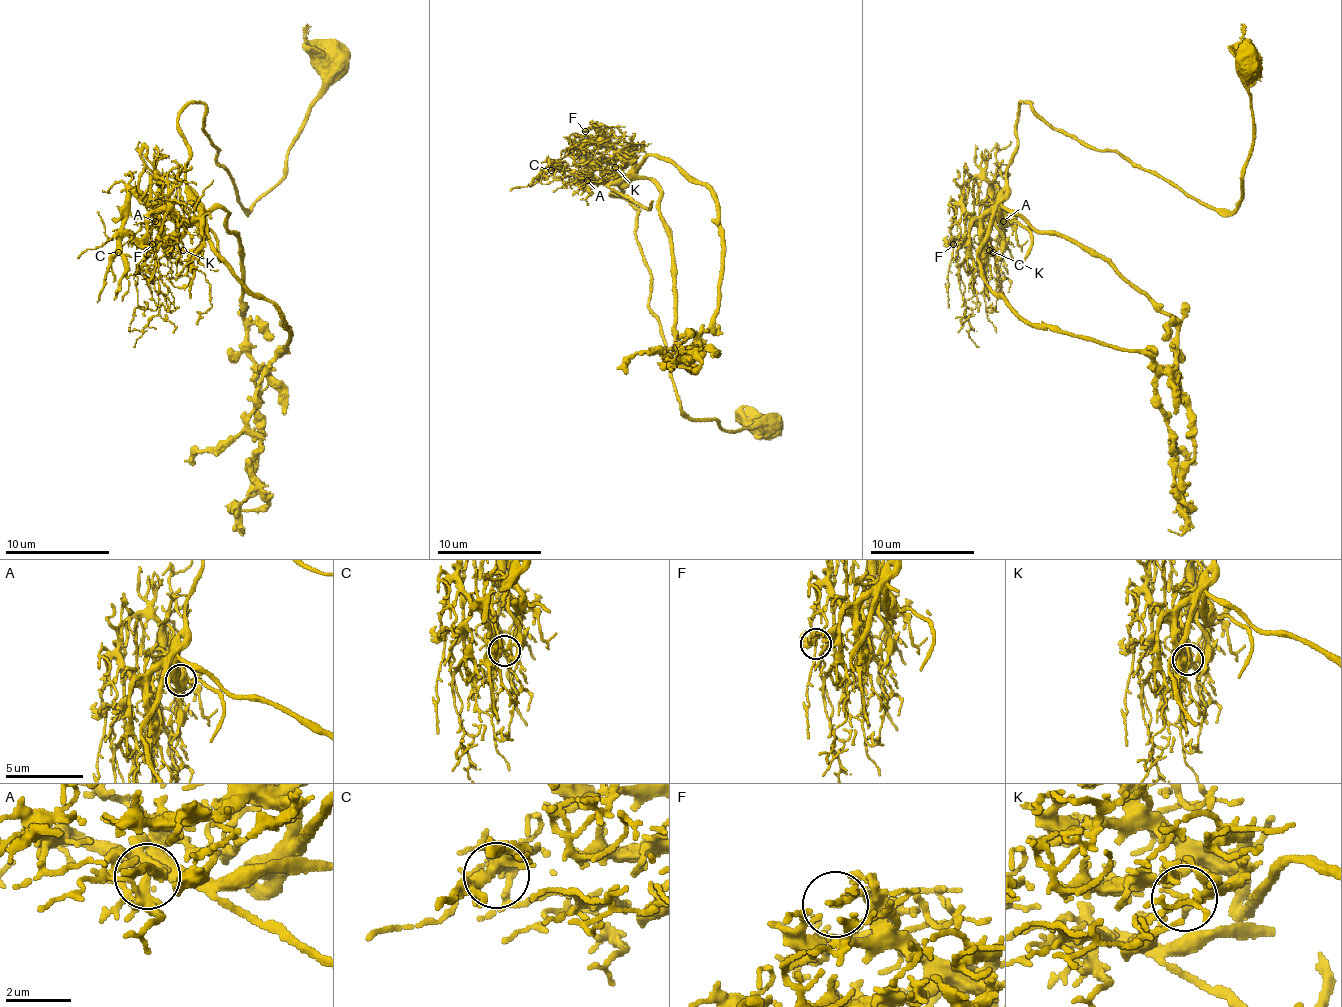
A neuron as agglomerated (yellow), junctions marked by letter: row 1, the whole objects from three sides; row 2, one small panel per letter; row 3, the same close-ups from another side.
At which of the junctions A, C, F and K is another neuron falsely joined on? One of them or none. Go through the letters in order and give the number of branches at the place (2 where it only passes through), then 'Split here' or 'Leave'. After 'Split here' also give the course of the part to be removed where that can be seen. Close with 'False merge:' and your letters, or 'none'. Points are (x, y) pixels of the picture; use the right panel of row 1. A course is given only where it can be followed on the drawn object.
A: Branches: 9. Leave
C: Branches: 5. Leave
F: Branches: 4. Leave
K: Branches: 2. Split here. Course of the part to remove: (990, 250), (1008, 208), (1102, 255), (1172, 320), (1193, 461), (1185, 528), (1167, 528)
False merge: K

